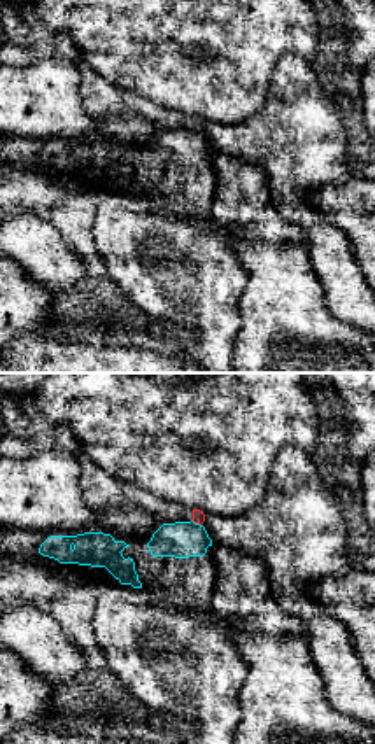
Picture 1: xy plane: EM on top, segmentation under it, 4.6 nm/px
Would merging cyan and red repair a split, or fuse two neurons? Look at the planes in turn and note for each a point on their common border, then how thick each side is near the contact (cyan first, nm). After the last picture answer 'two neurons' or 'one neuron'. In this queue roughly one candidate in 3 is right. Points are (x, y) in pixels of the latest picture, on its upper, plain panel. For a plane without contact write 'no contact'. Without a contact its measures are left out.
(197, 132) | 170/60 nm

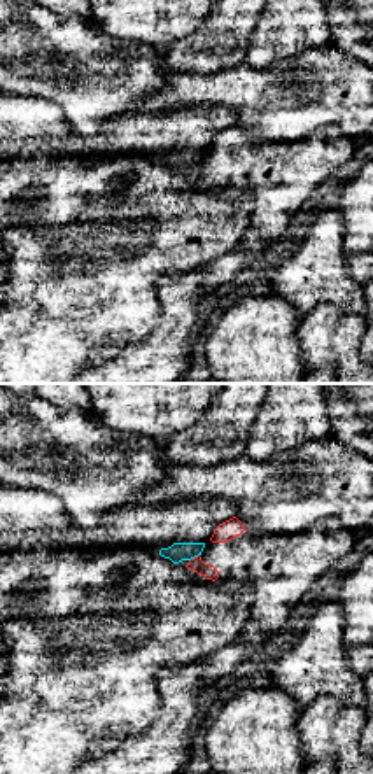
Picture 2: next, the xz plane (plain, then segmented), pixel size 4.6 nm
(193, 165) | 90/70 nm

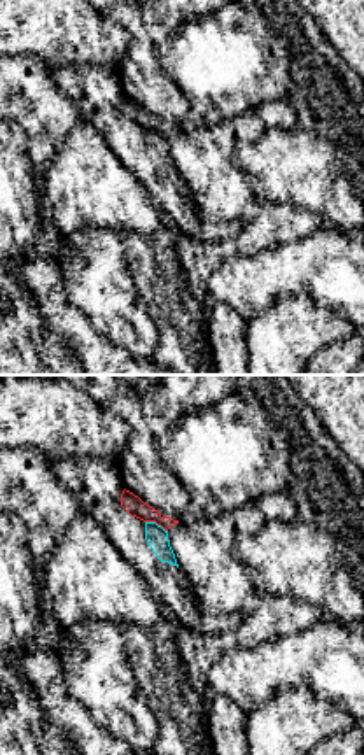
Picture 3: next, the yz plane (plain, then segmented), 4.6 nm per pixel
(154, 130) | 100/90 nm

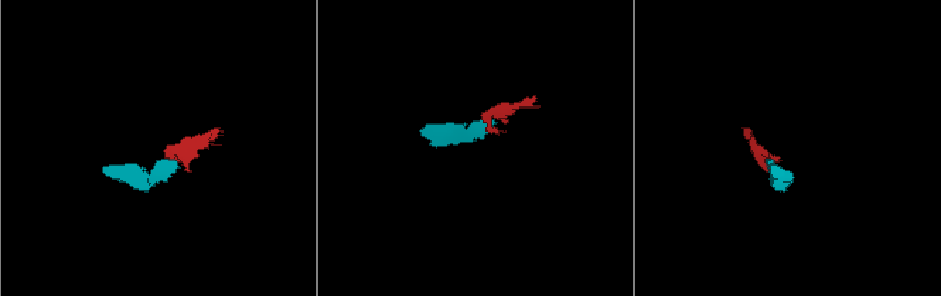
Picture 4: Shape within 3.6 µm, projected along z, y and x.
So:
two neurons

